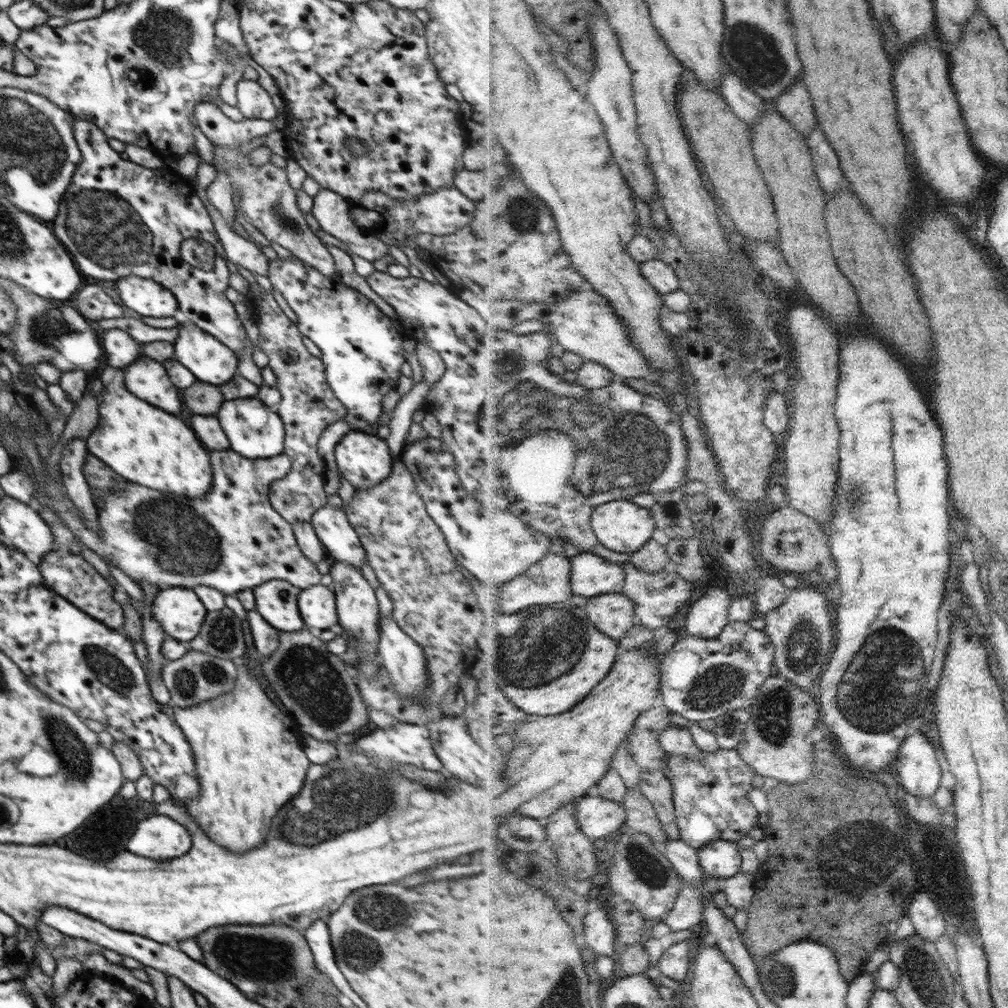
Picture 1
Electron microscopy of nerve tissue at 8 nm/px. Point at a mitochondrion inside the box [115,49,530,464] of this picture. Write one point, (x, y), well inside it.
(288, 223)

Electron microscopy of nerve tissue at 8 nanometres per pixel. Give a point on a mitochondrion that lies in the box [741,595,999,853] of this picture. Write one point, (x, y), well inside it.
(884, 664)

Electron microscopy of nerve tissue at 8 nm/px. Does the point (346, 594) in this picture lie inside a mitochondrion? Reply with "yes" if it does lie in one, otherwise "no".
no

